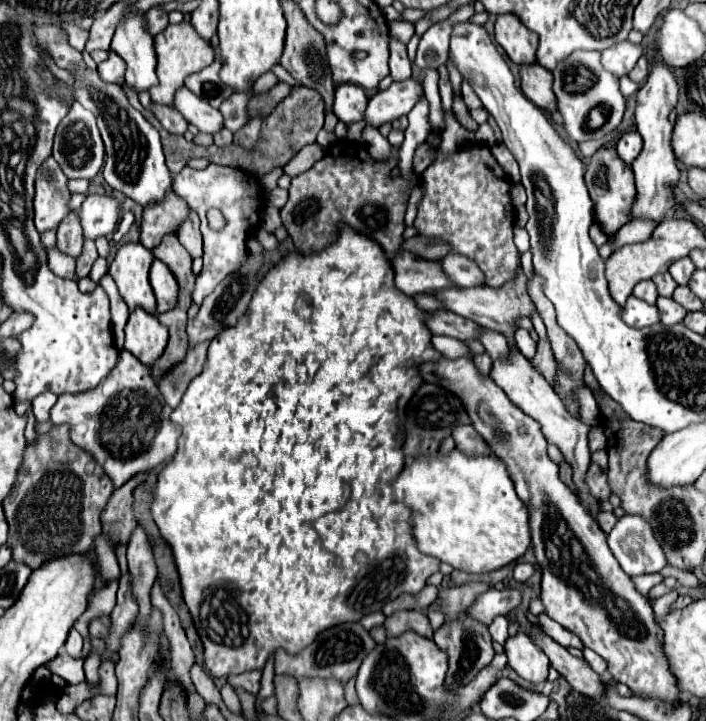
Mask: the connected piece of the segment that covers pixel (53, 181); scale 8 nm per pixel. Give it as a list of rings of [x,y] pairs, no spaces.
[[[48,157],[38,169],[34,193],[34,225],[40,233],[56,229],[62,217],[70,213],[70,191],[66,183],[68,177],[64,175],[64,171],[58,167],[54,157]]]

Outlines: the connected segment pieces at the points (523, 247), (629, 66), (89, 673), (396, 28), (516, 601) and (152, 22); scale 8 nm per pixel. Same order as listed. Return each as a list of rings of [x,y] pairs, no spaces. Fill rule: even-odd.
[[[514,225],[514,243],[516,243],[520,253],[528,251],[528,233],[522,227],[518,227],[518,225]]]
[[[628,39],[602,51],[602,63],[618,77],[630,73],[640,57],[642,57],[642,45],[630,43]]]
[[[92,653],[92,655],[86,657],[86,661],[84,661],[84,671],[86,671],[86,679],[88,679],[90,683],[96,683],[96,681],[98,681],[98,667],[100,667],[100,663],[102,663],[102,659],[100,659],[98,653]]]
[[[394,21],[394,23],[390,23],[390,33],[396,35],[402,43],[408,43],[410,37],[414,35],[414,25],[406,23],[406,21]]]
[[[506,587],[504,591],[490,589],[482,593],[468,609],[466,613],[472,615],[474,619],[482,621],[484,625],[490,625],[496,615],[508,615],[522,603],[522,591]]]
[[[154,5],[152,9],[148,9],[146,19],[148,19],[148,29],[152,35],[158,35],[168,25],[168,13],[162,9],[162,5]]]

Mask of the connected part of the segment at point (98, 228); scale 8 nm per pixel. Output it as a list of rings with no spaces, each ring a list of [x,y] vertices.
[[[88,193],[80,207],[80,221],[84,237],[96,239],[116,229],[120,219],[120,201],[108,193]]]

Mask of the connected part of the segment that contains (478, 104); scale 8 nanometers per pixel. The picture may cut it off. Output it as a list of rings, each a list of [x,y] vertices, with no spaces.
[[[467,81],[462,82],[461,91],[464,102],[469,109],[483,108],[482,102]]]

